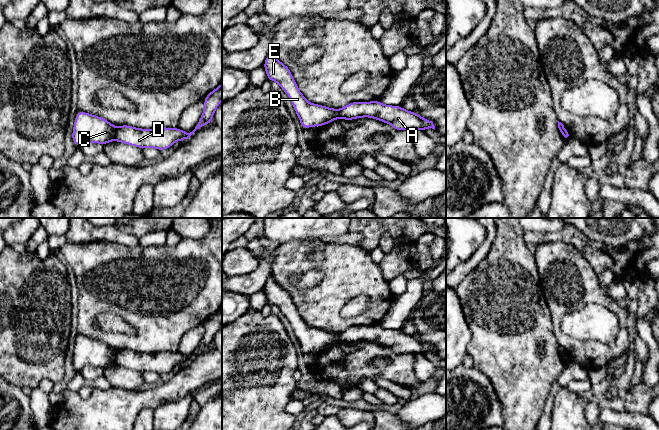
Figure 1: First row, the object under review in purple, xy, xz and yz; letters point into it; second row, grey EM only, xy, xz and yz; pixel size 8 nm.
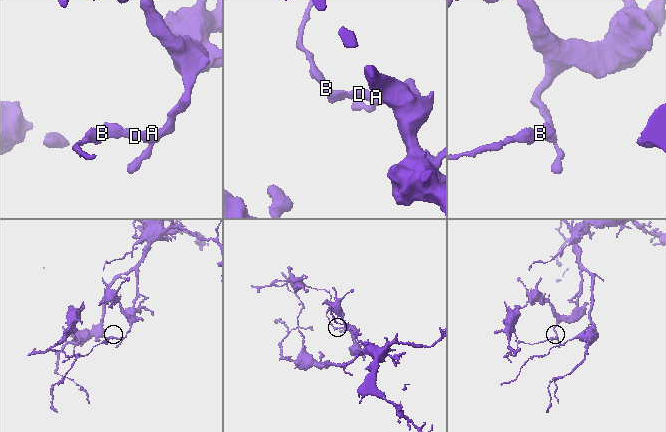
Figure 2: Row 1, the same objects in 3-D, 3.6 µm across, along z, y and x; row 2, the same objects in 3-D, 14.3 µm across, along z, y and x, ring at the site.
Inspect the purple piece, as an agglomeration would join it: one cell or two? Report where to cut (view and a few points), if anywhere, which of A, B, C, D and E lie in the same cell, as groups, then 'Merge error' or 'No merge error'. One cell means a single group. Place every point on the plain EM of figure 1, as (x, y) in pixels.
Split along xy (117, 351), (113, 362). Groups: A D / B C E. Merge error

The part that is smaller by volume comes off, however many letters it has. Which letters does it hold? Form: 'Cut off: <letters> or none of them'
Cut off: B, C, E

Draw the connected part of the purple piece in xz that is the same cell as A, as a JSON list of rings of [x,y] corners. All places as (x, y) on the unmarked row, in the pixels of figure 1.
[[[352,326],[339,334],[339,342],[352,344],[371,341],[389,347],[395,354],[435,353],[432,345],[420,341],[416,336],[409,336],[400,330],[384,329],[381,326]]]

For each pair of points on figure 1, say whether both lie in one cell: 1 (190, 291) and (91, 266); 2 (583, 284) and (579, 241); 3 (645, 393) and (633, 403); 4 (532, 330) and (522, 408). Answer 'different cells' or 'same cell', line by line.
1: same cell
2: different cells
3: same cell
4: same cell

